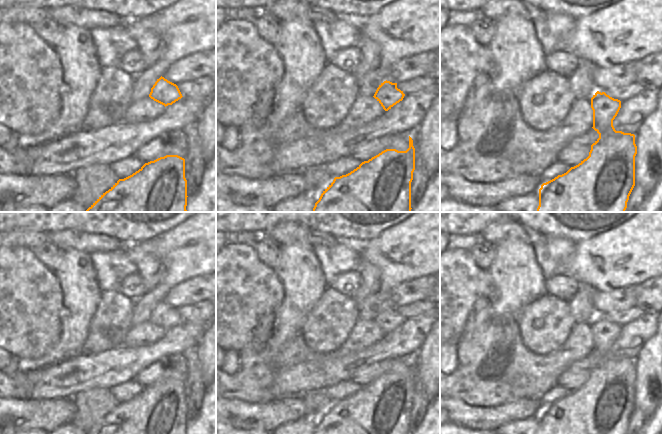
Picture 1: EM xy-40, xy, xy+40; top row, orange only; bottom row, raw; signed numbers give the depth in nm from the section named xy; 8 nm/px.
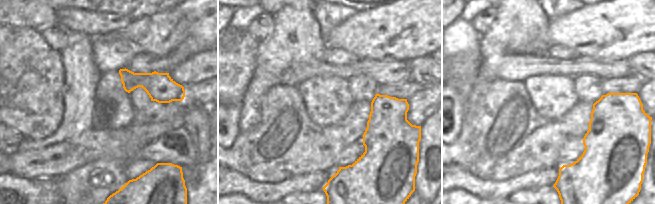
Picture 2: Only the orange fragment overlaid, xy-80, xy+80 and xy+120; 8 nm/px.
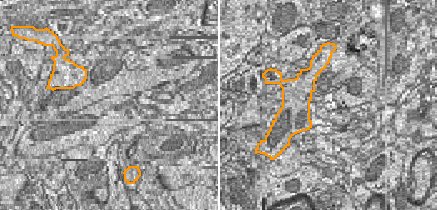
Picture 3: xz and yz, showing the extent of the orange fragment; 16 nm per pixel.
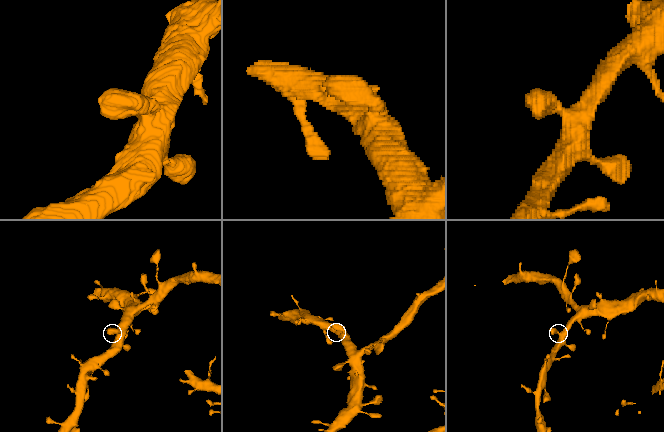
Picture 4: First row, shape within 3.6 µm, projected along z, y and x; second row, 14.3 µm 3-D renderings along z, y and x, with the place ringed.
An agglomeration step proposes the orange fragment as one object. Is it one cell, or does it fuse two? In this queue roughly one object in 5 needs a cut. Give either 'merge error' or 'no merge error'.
no merge error

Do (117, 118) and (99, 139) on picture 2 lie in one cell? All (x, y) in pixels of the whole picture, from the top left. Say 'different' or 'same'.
different

